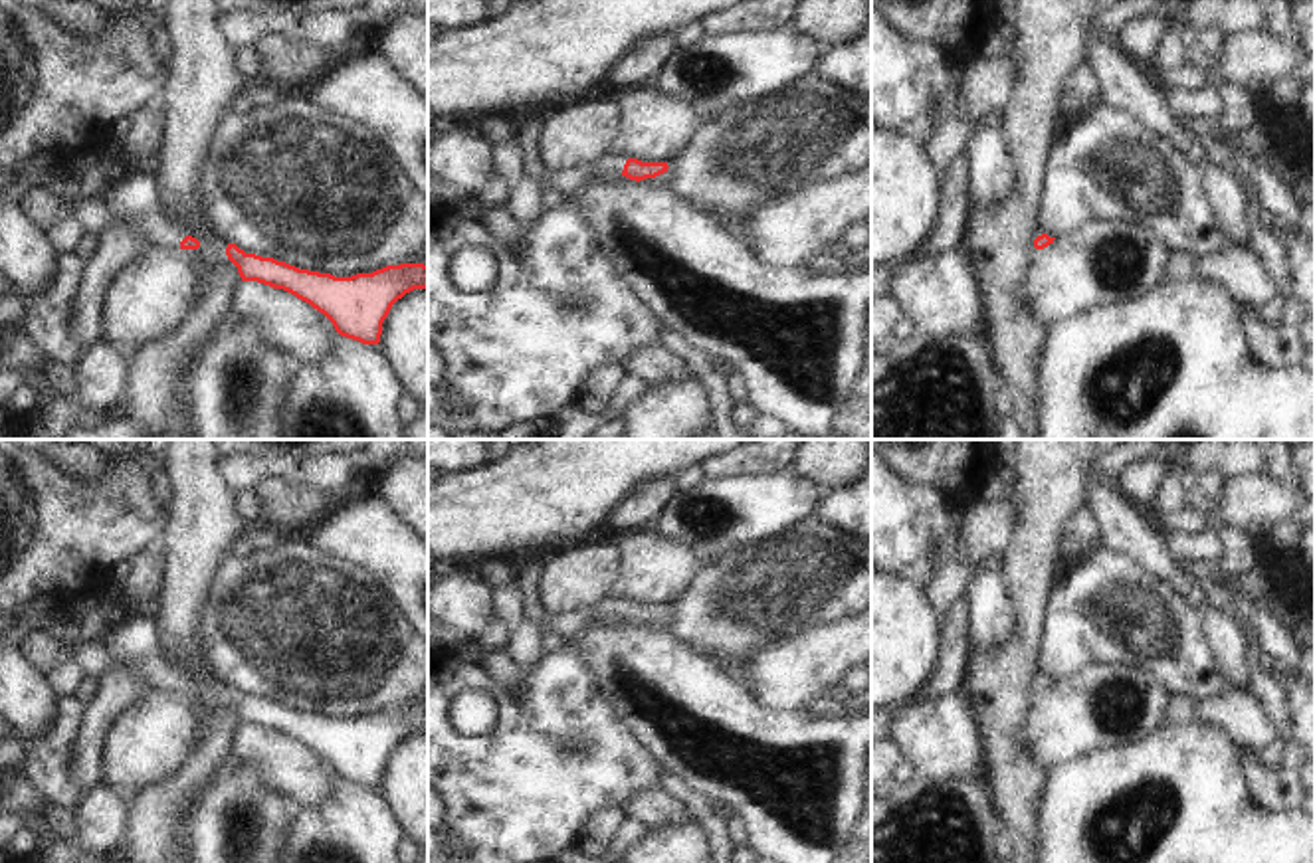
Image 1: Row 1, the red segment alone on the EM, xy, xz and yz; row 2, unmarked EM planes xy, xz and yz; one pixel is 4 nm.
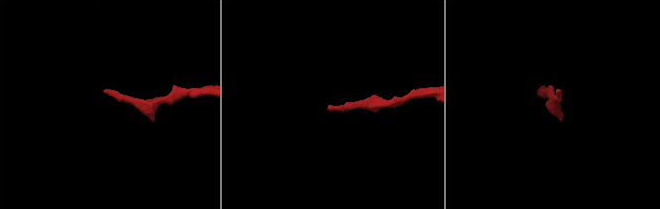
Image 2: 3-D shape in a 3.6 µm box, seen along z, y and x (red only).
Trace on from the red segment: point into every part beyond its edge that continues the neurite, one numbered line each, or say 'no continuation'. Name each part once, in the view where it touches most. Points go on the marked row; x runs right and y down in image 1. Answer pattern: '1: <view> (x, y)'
1: xz (527, 198)

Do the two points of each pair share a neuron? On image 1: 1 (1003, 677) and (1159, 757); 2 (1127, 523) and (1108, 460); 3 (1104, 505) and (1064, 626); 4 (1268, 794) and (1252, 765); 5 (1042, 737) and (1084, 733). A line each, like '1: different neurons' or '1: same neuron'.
1: different neurons
2: different neurons
3: different neurons
4: same neuron
5: same neuron

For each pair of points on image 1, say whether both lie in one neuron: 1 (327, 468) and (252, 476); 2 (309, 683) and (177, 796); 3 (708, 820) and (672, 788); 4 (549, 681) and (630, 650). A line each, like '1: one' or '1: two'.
1: one
2: two
3: one
4: two

